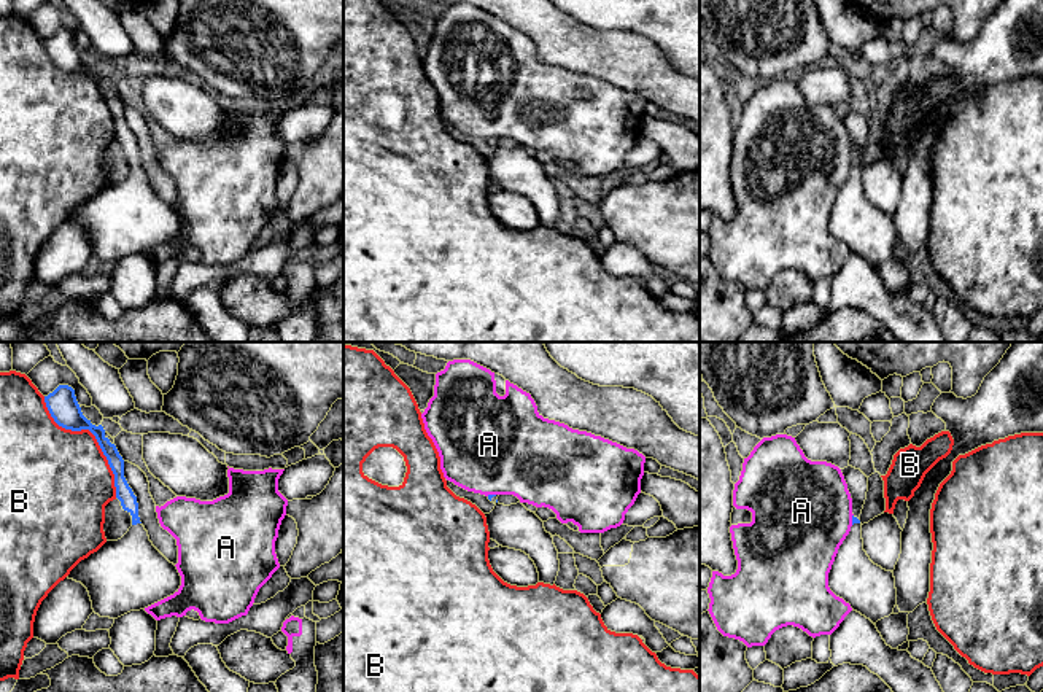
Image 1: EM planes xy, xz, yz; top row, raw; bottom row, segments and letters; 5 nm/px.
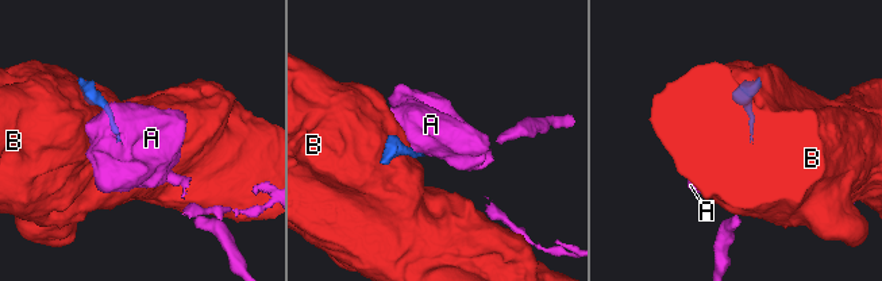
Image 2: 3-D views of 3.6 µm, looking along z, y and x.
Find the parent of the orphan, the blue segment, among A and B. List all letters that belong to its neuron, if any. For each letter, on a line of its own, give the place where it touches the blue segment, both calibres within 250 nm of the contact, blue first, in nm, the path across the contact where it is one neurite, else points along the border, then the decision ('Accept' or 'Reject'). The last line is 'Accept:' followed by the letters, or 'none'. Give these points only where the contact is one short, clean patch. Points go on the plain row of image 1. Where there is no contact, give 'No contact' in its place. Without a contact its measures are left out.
A: Touches blue at yz (853, 163). Thickness 30 nm (blue) against 480 nm. Boundary: yz (853, 158), (851, 167). Reject
B: Touches blue at xy (93, 77). Thickness 150 nm (blue) against 440 nm. Reject
Accept: none

